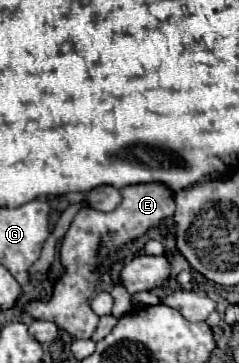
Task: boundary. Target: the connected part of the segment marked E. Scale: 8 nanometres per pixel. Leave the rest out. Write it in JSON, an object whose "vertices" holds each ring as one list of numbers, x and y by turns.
{"vertices":[[135,184,123,188,123,200,113,212,97,212,93,208,81,208,75,216,71,228,67,230,63,238,61,248,61,260,67,268,63,278,55,284,53,296,49,302,29,302,25,310,37,318,37,320,49,320,55,322,61,330,67,330,73,338,91,338,91,334,97,328,99,316,89,308,87,298,93,294,99,276,97,266,117,248,125,246,131,240,137,240,139,236,147,234,151,228,159,226,165,218,173,216,175,212,175,200,173,192,163,184]]}

